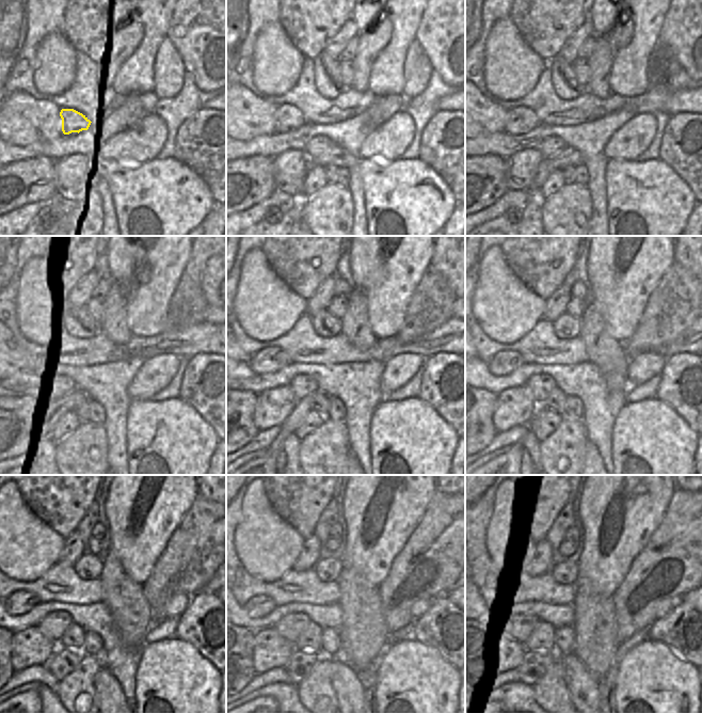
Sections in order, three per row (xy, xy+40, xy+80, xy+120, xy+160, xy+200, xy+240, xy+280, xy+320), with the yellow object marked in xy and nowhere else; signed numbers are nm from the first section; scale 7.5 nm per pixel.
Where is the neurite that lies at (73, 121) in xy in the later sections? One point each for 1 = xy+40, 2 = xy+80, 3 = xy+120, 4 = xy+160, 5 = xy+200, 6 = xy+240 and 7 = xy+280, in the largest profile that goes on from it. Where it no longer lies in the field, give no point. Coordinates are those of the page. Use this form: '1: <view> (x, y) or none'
1: xy+40 (288, 117)
2: xy+80 (520, 120)
3: xy+120 (37, 359)
4: xy+160 (269, 360)
5: xy+200 (505, 362)
6: xy+240 (21, 602)
7: xy+280 (259, 605)

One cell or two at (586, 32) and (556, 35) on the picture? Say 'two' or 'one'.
two

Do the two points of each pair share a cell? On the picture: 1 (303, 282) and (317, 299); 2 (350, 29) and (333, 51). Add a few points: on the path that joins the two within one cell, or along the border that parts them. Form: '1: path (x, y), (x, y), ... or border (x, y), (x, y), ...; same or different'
1: border (331, 276), (307, 299); different
2: path (345, 34), (334, 46); same

